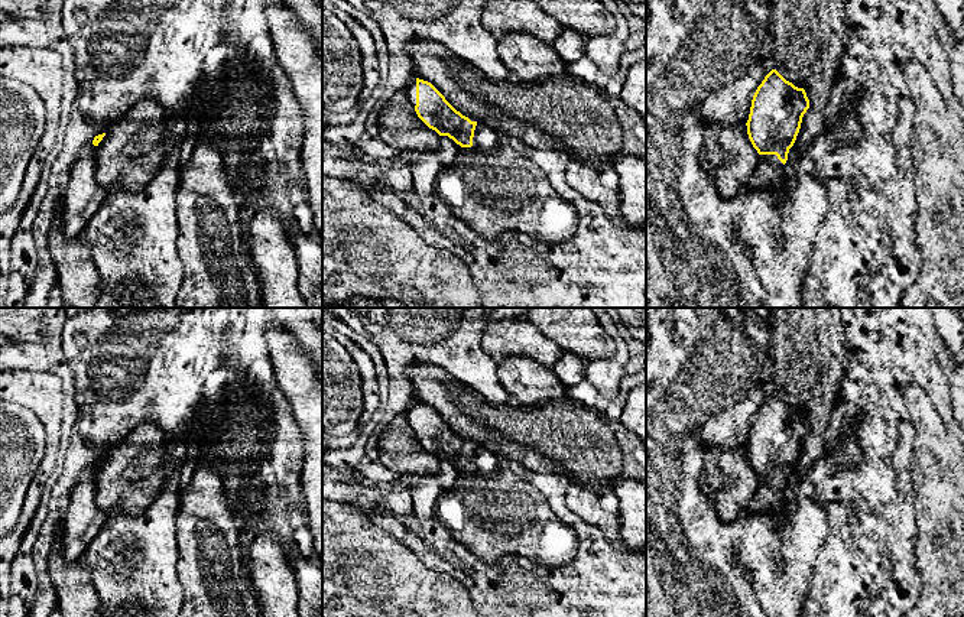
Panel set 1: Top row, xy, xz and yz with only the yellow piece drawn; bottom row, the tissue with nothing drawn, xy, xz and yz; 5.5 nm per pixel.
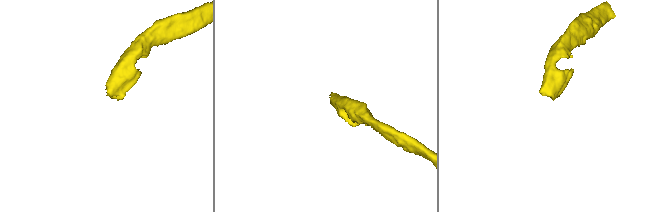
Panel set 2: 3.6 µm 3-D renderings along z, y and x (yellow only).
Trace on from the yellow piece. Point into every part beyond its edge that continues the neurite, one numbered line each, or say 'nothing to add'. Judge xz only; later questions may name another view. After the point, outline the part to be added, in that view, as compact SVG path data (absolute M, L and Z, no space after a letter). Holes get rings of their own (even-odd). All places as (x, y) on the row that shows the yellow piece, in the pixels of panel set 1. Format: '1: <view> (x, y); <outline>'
1: xz (411, 90); M413 79L408 85L406 92L408 92L408 98L409 98L410 104L415 107L416 105L416 79Z

